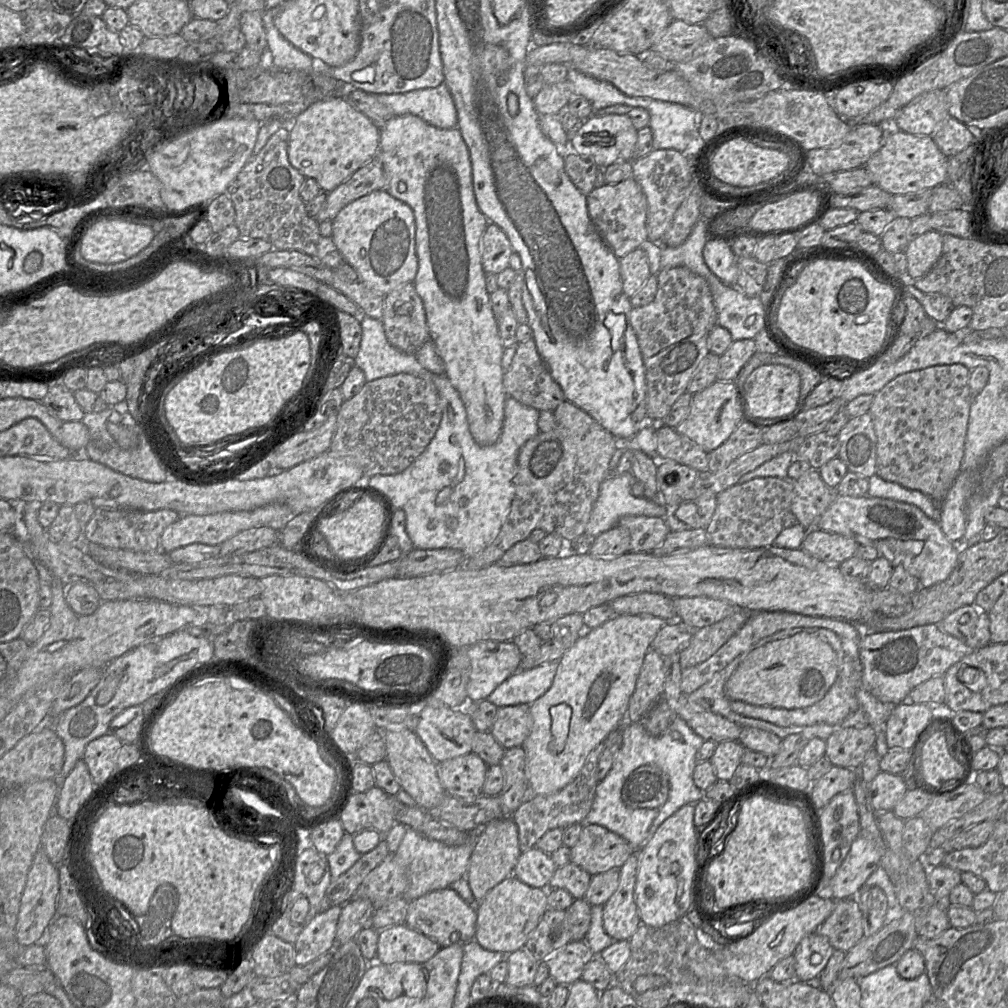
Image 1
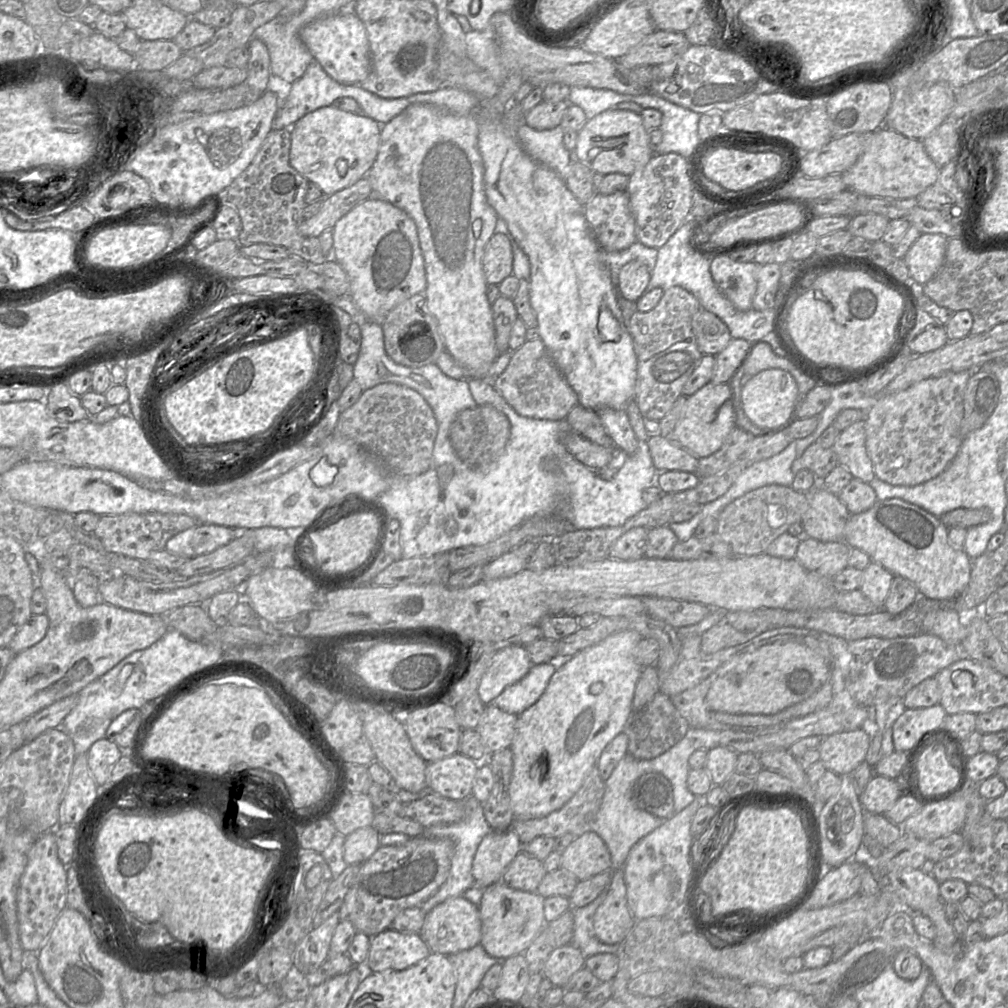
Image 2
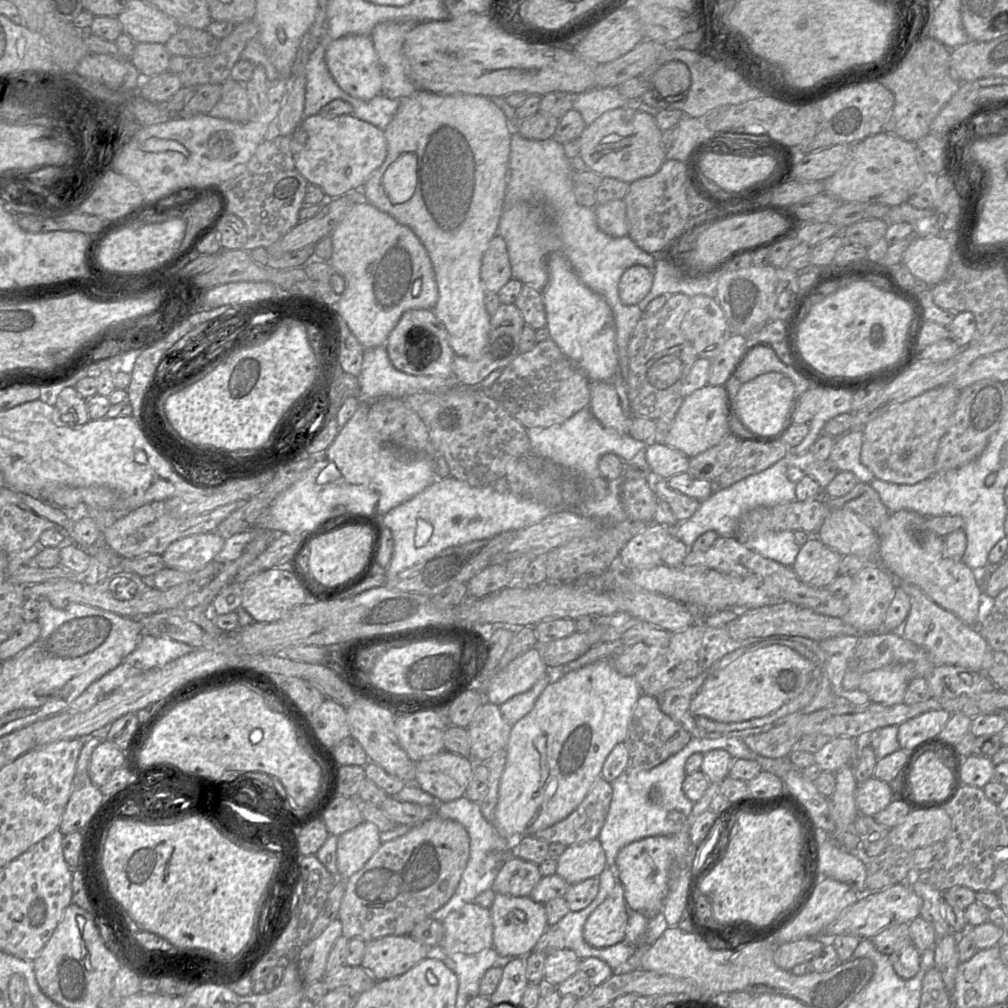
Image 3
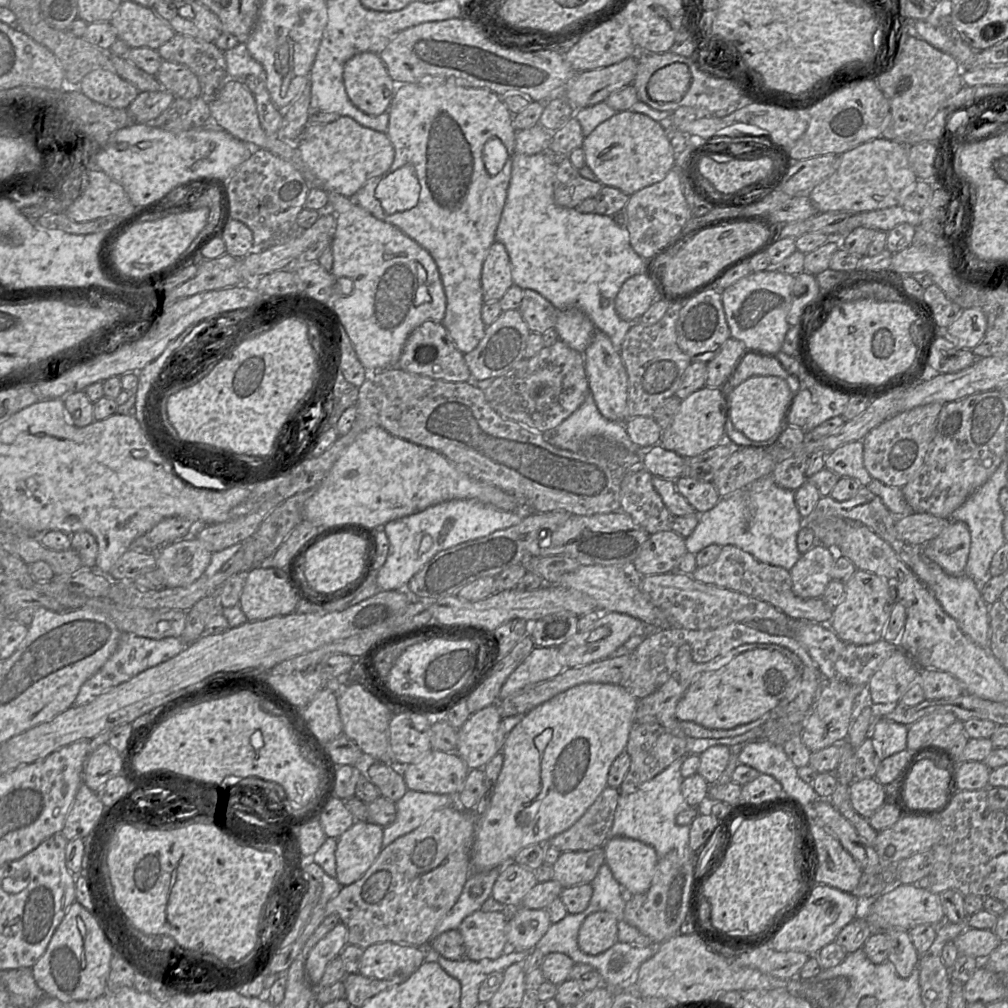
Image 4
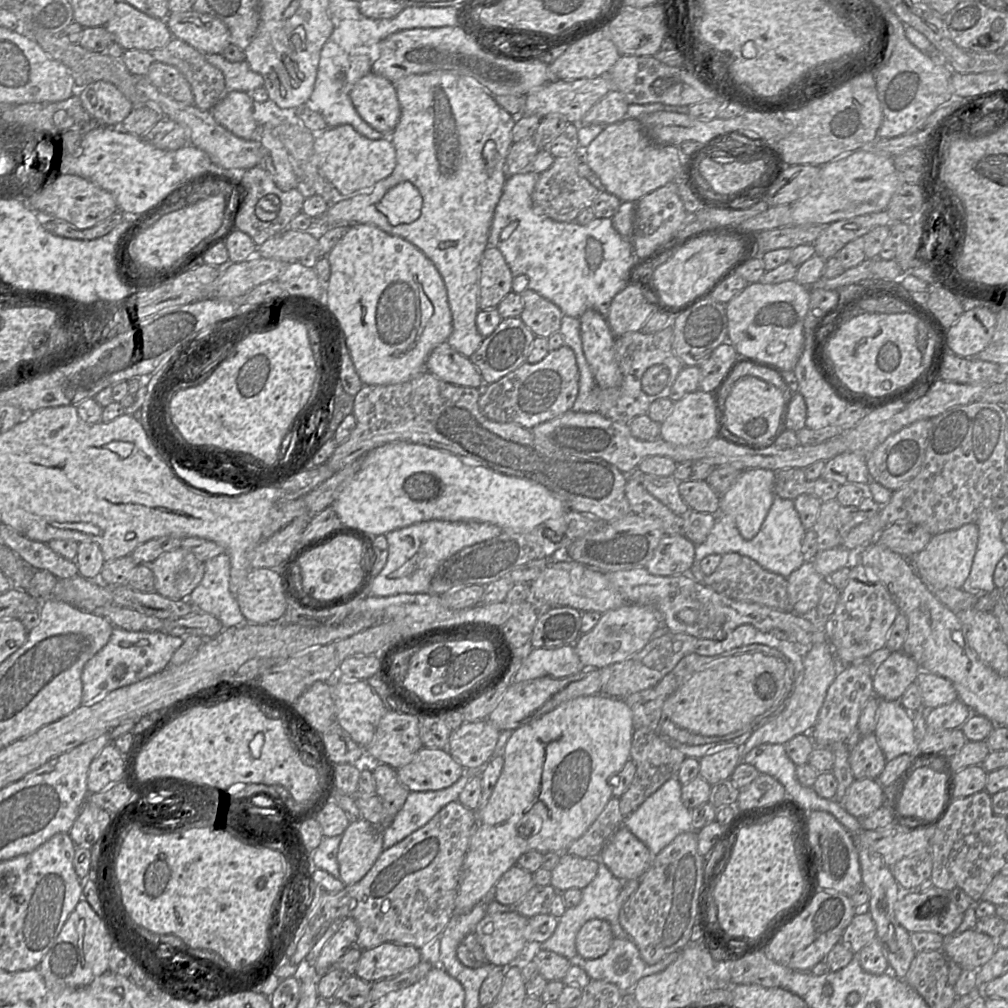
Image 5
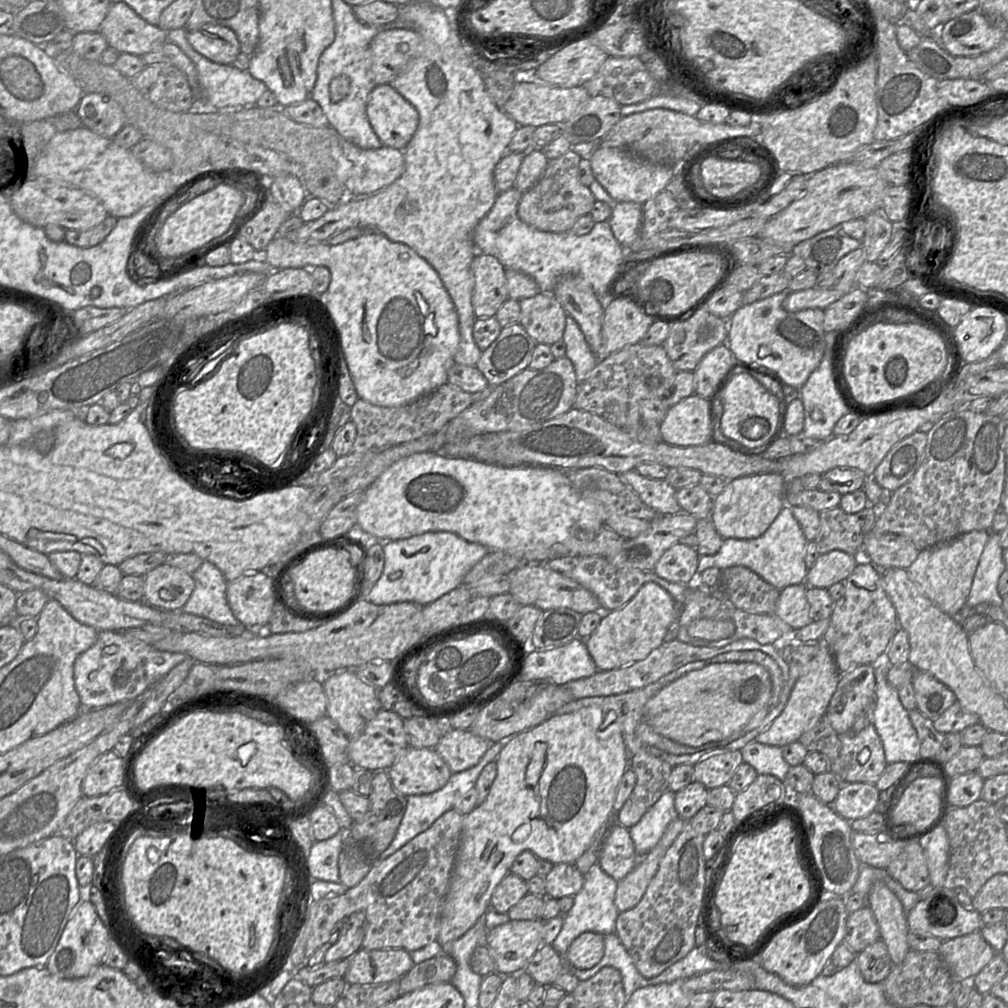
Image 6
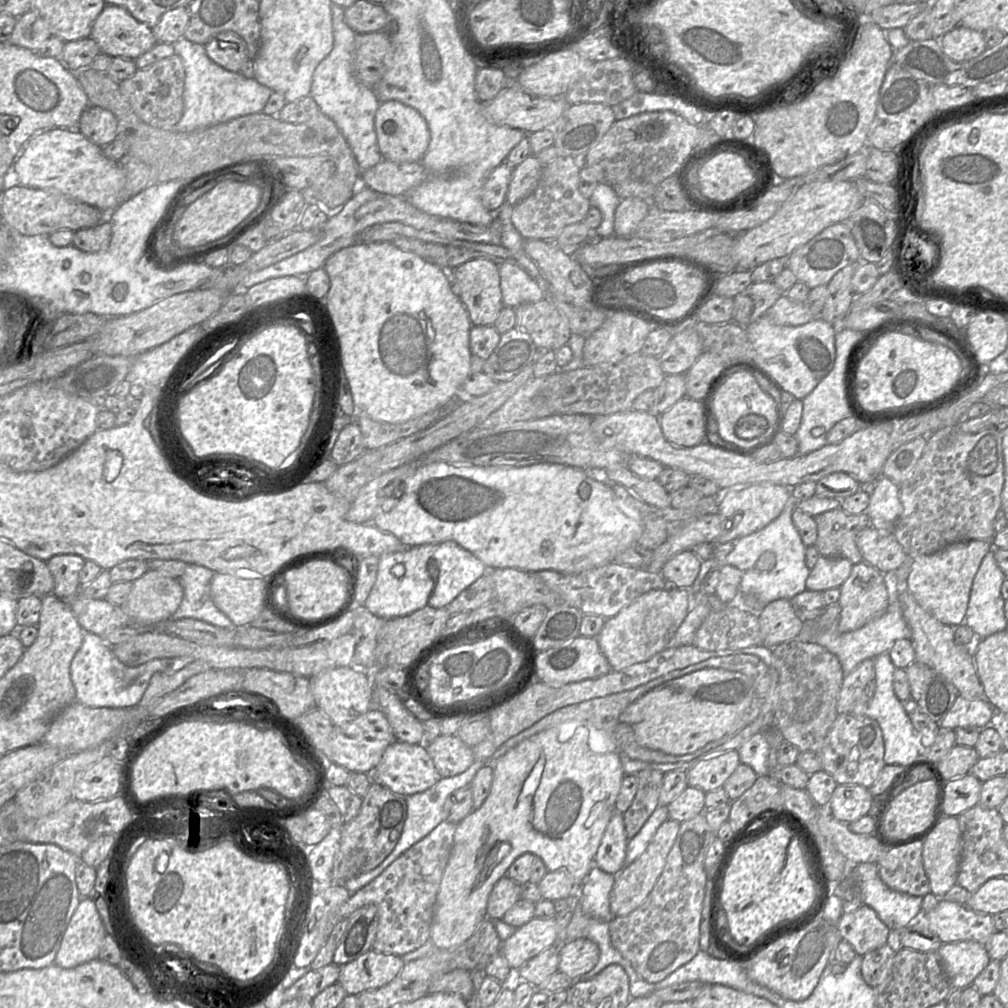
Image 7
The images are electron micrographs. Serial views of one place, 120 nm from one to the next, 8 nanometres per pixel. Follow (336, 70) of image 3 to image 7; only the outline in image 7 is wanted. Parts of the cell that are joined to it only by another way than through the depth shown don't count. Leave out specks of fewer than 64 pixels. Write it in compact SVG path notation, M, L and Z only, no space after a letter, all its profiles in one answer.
M396 100L380 102L375 113L374 127L382 158L388 161L420 162L427 151L430 132L423 116L413 107Z

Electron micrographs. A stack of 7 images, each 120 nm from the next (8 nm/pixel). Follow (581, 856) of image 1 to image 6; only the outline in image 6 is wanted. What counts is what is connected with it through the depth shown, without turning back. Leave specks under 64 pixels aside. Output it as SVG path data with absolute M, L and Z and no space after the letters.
M575 864L554 865L545 877L546 896L557 900L574 897L581 891L584 879L585 876L578 871Z

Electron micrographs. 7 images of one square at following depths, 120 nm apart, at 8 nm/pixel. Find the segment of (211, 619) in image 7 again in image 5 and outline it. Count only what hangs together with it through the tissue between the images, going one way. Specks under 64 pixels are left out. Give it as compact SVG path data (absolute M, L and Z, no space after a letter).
M227 553L204 562L204 576L187 597L196 610L216 617L224 629L240 626L245 618L236 595L229 590L231 563Z

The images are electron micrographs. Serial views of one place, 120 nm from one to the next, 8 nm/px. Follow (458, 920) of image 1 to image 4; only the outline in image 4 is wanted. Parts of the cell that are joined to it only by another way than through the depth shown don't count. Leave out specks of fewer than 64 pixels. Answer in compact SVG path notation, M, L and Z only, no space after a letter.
M481 909L463 919L458 929L465 946L465 957L472 961L496 959L508 949L508 914Z

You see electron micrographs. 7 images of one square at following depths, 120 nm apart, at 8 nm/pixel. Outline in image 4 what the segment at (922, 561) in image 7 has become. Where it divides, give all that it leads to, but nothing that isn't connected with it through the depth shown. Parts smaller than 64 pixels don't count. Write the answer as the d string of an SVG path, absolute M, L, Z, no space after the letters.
M951 521L936 538L922 547L922 551L946 573L960 575L965 573L970 543L968 525L962 521Z

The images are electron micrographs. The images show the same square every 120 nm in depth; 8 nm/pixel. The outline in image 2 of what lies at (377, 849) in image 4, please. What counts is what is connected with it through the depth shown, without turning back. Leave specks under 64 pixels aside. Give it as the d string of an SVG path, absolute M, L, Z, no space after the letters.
M372 827L359 828L345 836L343 858L346 864L362 864L380 846L380 834Z

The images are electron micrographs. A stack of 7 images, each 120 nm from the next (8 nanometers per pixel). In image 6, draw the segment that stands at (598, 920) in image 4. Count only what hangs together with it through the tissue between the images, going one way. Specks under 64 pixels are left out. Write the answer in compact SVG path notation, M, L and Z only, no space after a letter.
M585 932L571 943L568 949L568 961L578 970L589 970L602 960L604 952L604 936Z

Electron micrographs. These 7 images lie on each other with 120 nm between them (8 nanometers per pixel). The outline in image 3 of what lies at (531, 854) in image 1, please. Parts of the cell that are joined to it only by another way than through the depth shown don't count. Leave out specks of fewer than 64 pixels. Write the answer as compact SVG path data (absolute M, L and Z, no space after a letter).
M509 857L499 870L491 889L496 894L530 897L541 879L539 865Z

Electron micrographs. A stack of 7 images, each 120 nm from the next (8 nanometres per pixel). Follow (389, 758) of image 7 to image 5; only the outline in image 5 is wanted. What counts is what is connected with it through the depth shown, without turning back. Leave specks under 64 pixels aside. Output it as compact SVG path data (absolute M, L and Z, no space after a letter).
M421 748L410 763L396 770L400 783L409 792L438 791L450 787L464 774L465 769L458 764L446 749Z

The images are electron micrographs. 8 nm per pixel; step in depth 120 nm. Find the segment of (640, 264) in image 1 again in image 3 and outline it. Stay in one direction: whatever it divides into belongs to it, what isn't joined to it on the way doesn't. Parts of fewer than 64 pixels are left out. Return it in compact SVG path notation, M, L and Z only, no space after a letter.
M642 265L627 268L620 277L618 293L624 305L638 305L653 284L653 271Z

